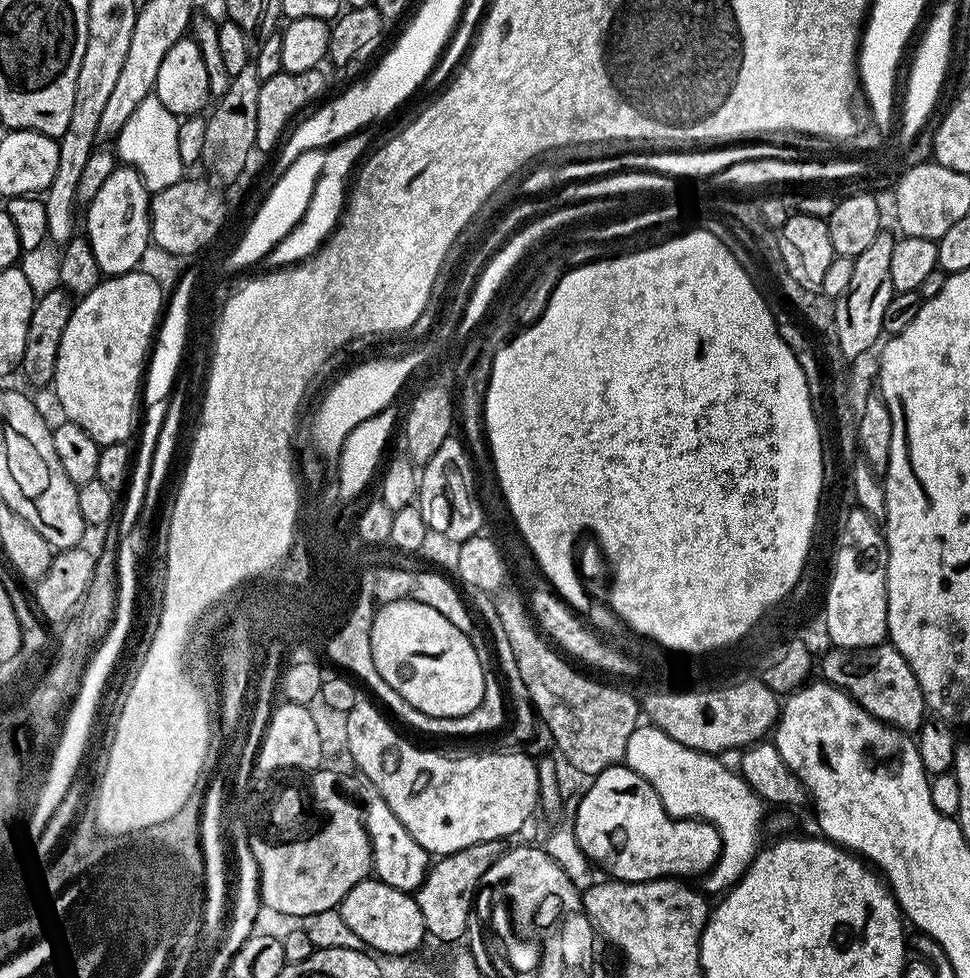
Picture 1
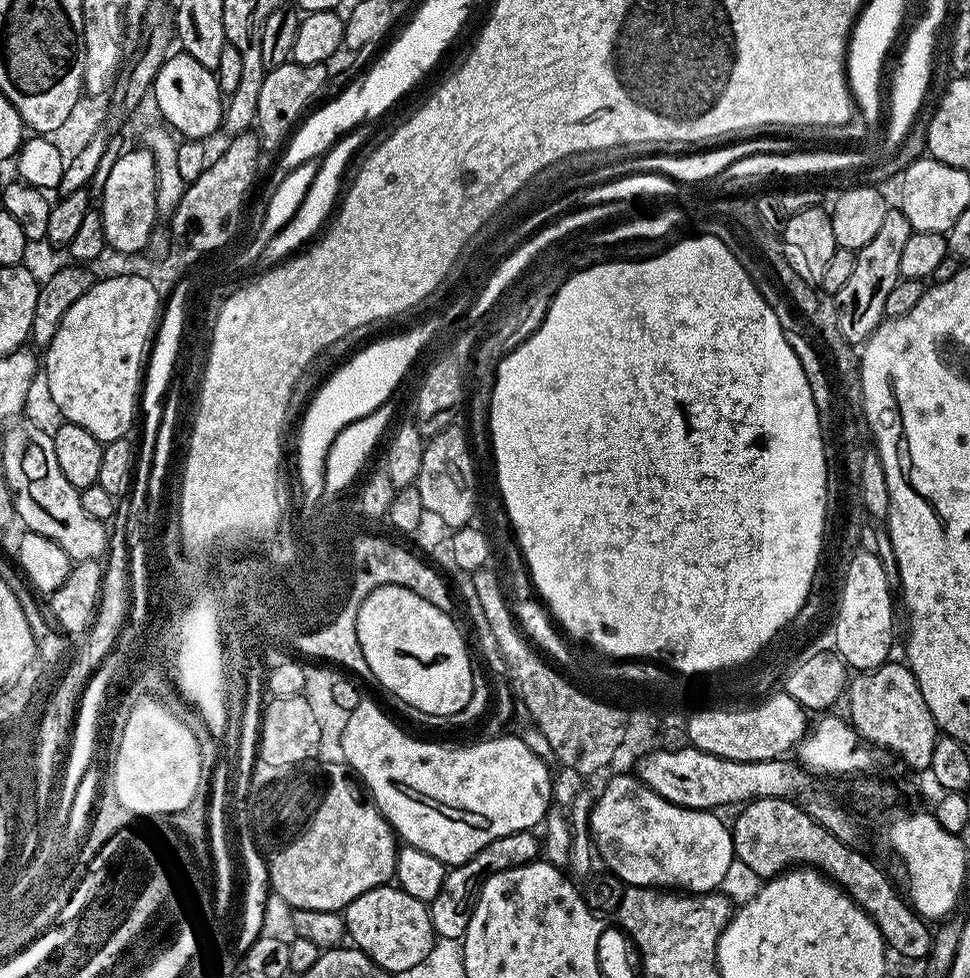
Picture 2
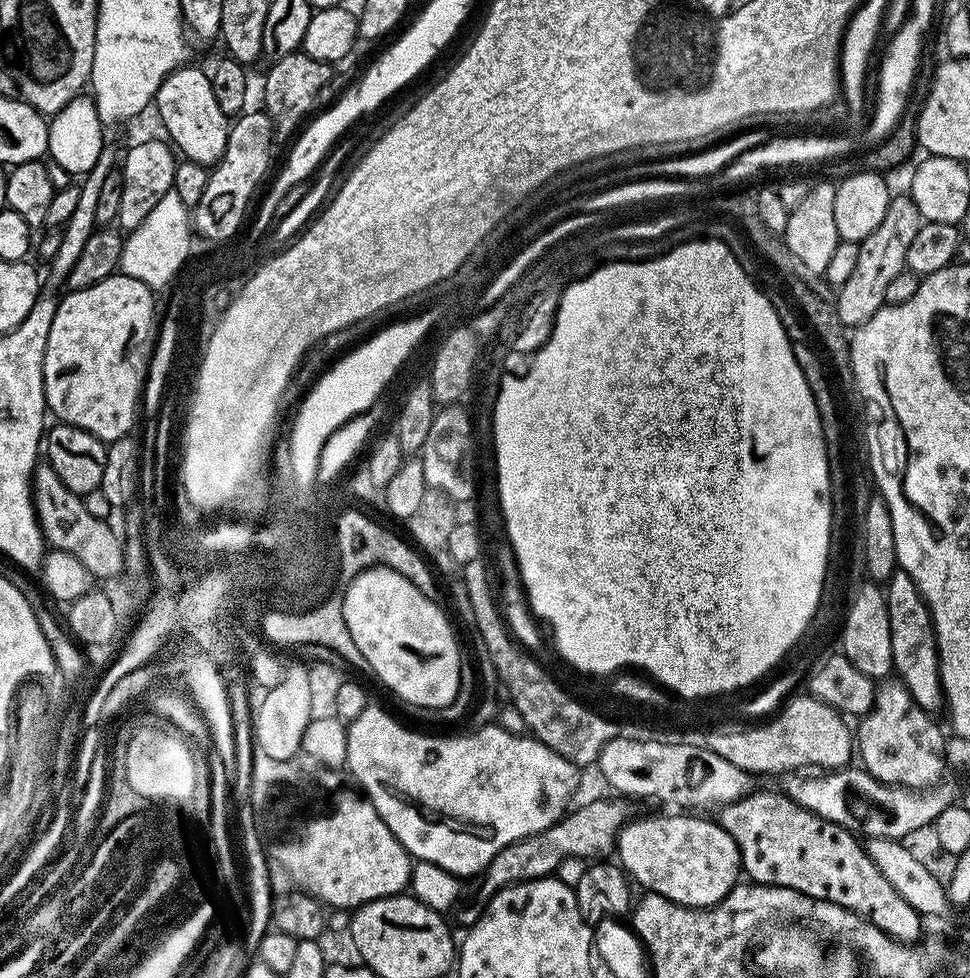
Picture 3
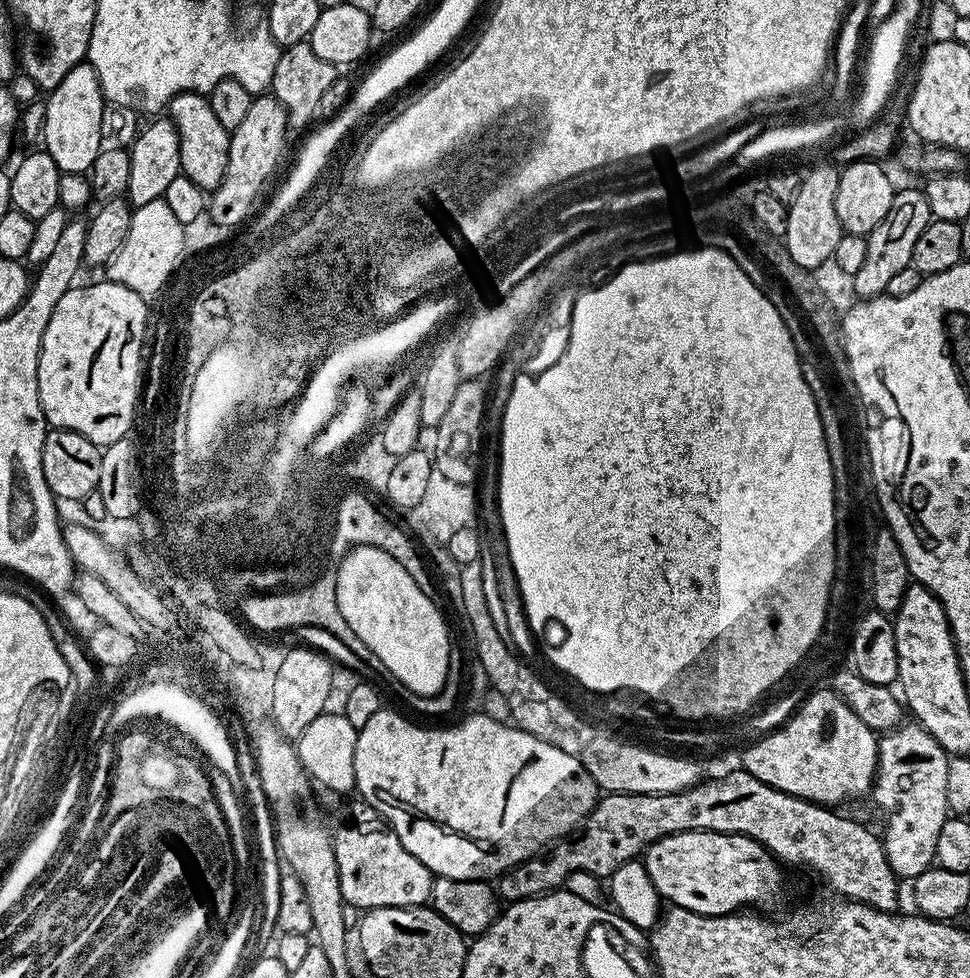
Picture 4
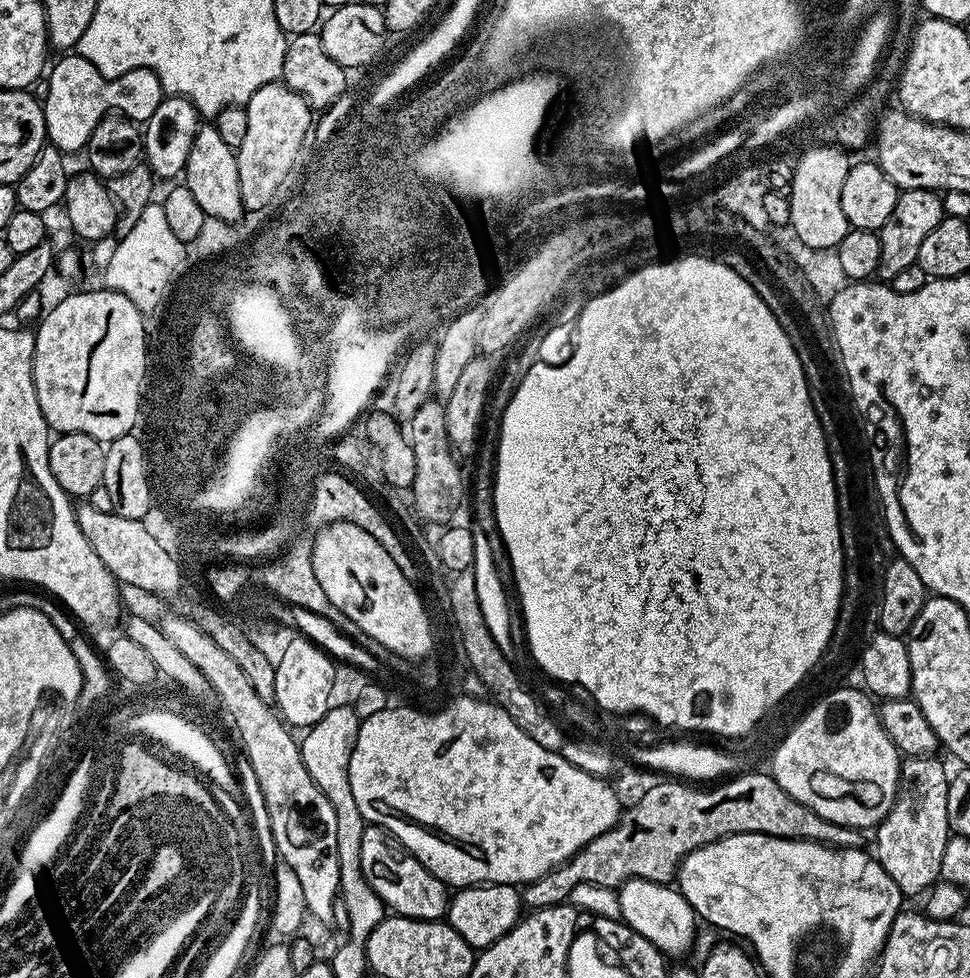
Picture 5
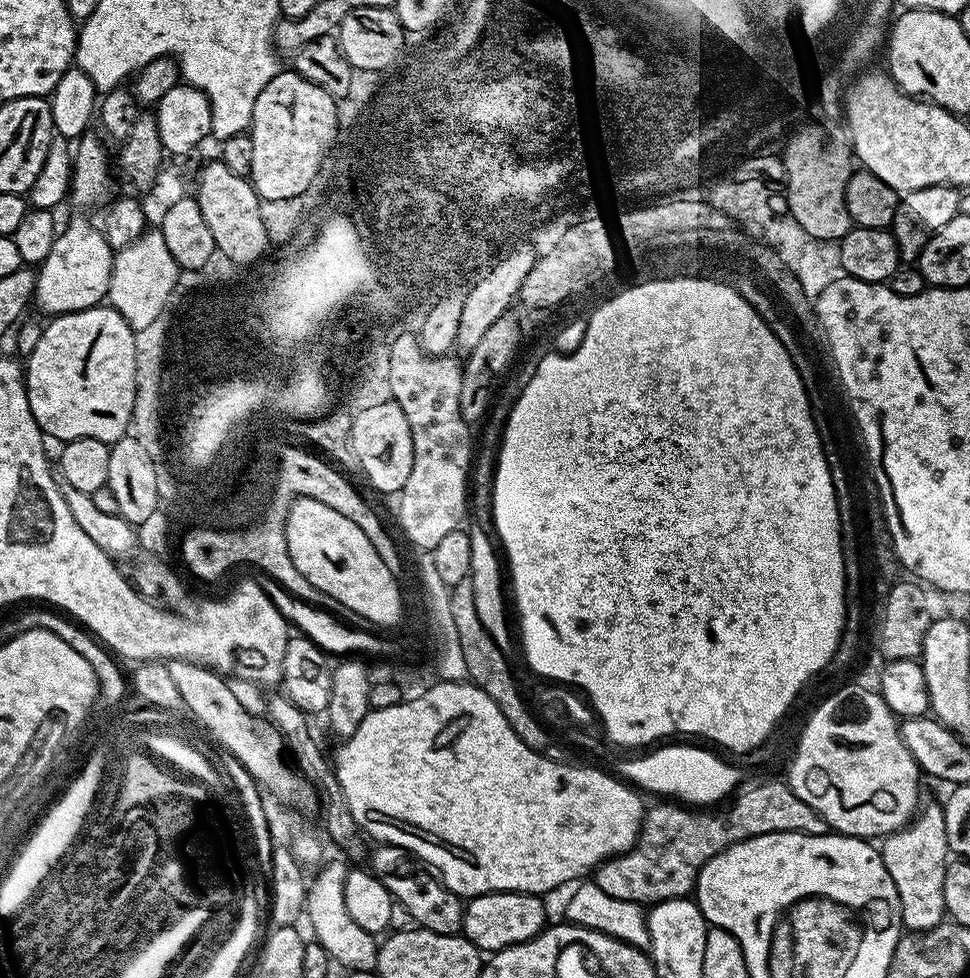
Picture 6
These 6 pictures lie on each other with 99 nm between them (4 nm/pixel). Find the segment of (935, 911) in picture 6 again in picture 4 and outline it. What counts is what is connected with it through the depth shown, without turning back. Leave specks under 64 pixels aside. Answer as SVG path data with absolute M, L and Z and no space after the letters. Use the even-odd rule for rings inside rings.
M915 722L901 723L900 727L879 737L874 797L888 807L882 839L889 866L897 877L904 879L905 876L908 882L933 867L936 860L938 834L950 817L946 802L949 759L942 745Z

